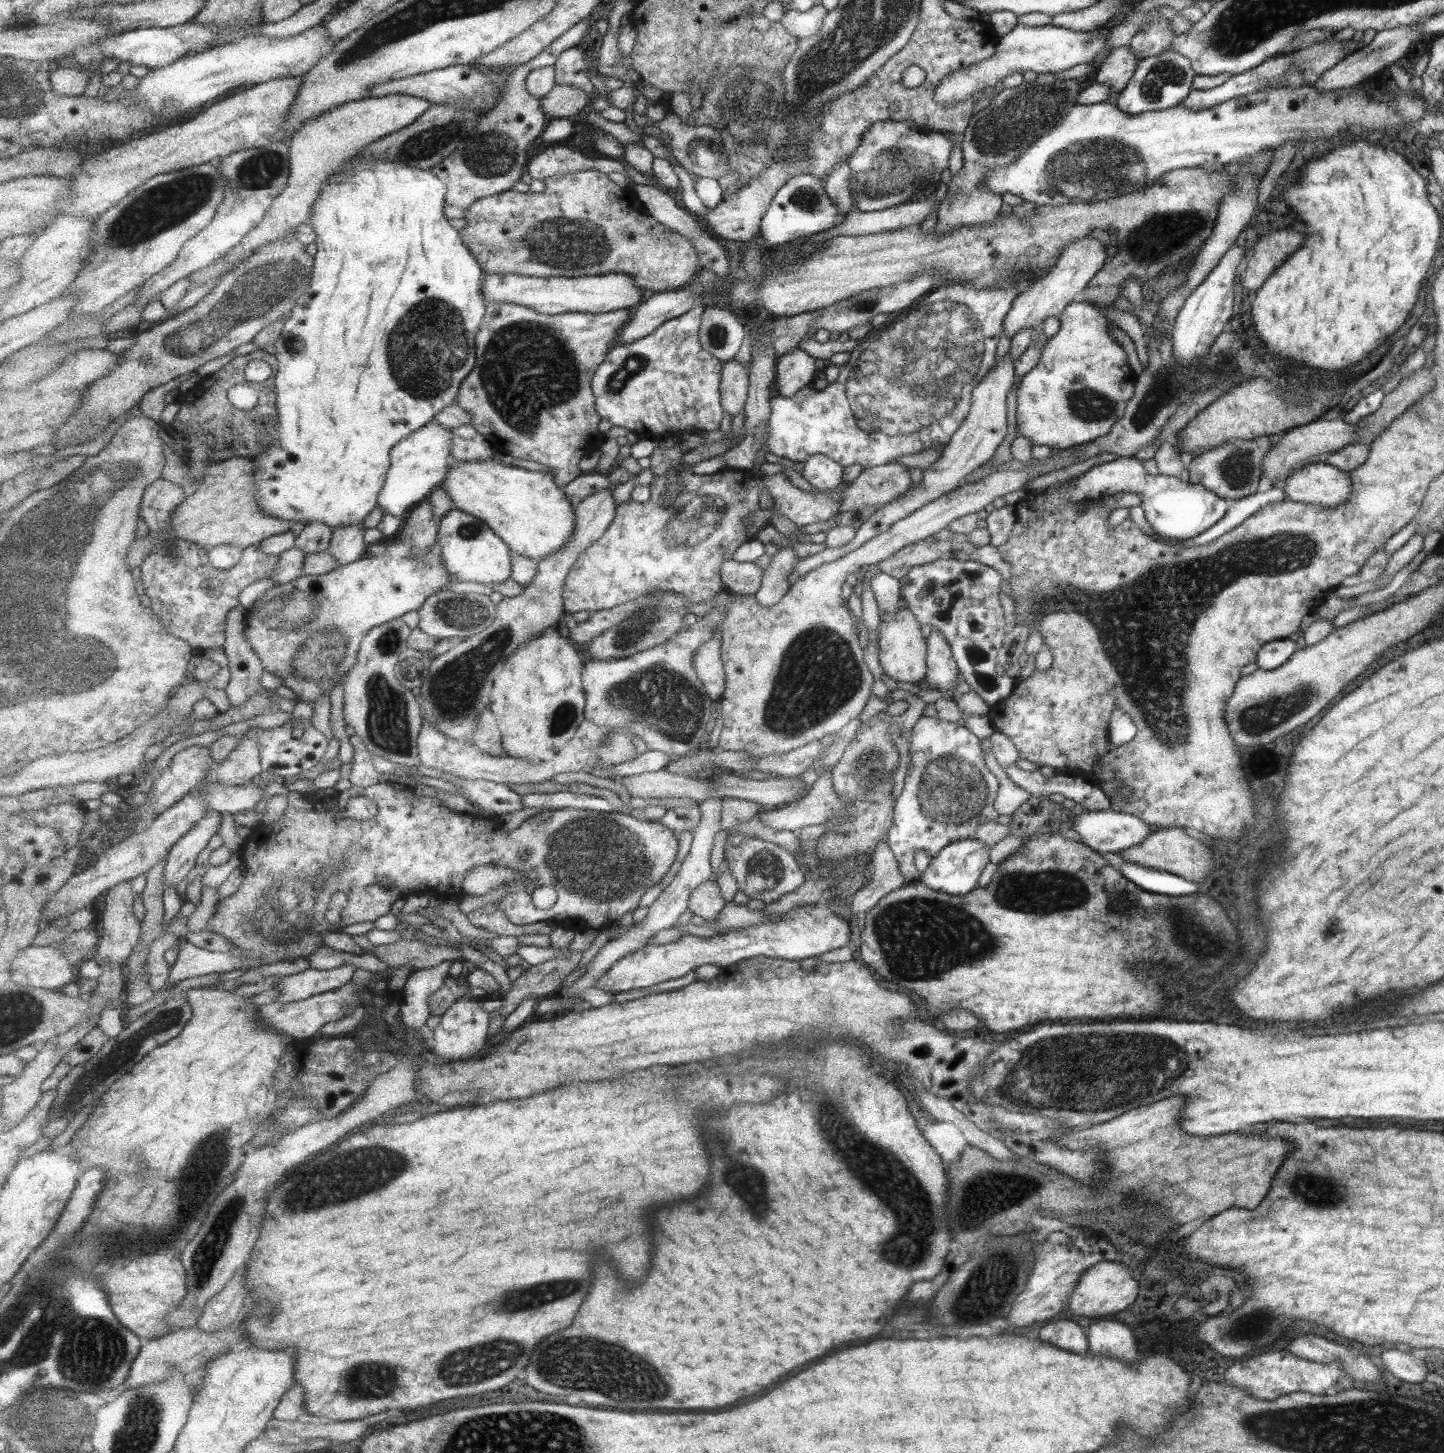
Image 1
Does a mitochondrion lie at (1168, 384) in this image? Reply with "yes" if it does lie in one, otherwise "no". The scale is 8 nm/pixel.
yes

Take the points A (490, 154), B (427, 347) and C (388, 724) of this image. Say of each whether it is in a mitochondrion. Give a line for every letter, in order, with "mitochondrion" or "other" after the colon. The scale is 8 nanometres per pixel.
A: mitochondrion
B: mitochondrion
C: mitochondrion

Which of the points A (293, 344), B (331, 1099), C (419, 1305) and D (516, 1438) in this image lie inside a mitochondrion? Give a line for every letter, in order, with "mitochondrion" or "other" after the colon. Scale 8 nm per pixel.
A: mitochondrion
B: other
C: other
D: mitochondrion

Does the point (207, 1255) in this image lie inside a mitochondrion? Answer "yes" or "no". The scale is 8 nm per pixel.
yes

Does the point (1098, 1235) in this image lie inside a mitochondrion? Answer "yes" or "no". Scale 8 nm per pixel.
no

